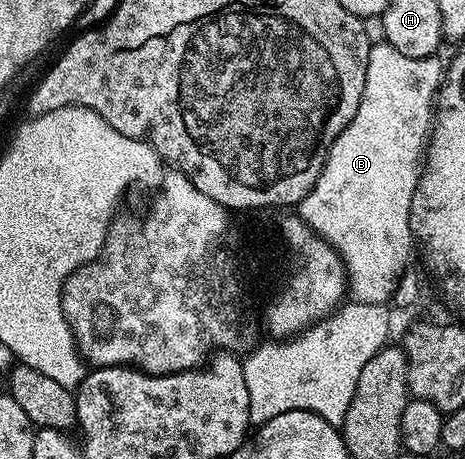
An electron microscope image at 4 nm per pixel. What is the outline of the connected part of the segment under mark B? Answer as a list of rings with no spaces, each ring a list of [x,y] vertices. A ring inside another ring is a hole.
[[[374,43],[370,46],[368,55],[368,67],[366,68],[366,82],[364,83],[364,95],[360,99],[360,107],[354,118],[340,131],[340,135],[330,144],[330,150],[326,156],[326,162],[322,173],[316,179],[314,189],[308,191],[305,199],[298,202],[296,206],[297,216],[306,222],[306,226],[313,233],[323,237],[334,250],[342,256],[342,262],[346,264],[346,275],[348,278],[348,297],[351,302],[359,301],[369,305],[386,305],[390,296],[398,293],[398,284],[402,274],[406,272],[410,261],[410,241],[412,245],[412,230],[410,227],[410,208],[412,207],[412,195],[418,186],[420,176],[420,162],[424,157],[424,146],[432,132],[432,118],[435,116],[436,98],[438,90],[444,80],[444,61],[442,65],[441,56],[425,57],[424,59],[412,59],[408,55],[400,55],[396,47],[385,43]]]

